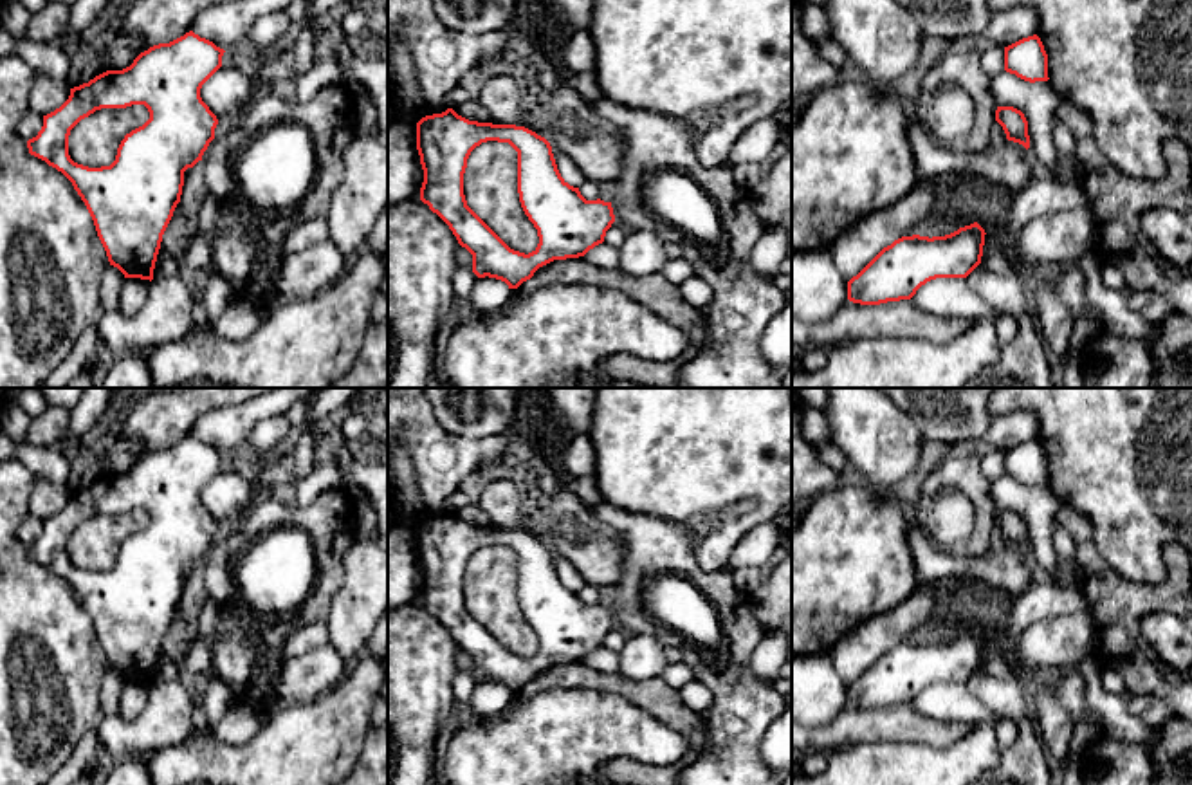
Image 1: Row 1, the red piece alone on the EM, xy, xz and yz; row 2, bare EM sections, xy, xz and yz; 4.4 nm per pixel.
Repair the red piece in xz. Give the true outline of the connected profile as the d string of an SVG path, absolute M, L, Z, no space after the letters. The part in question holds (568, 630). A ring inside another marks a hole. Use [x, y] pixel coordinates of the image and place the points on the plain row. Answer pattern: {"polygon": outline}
{"polygon": "M447 513L417 527L417 554L424 574L420 605L472 659L478 682L496 682L518 693L554 664L584 660L604 646L615 626L611 606L586 605L561 581L550 547L525 531L469 525ZM487 545L509 547L518 556L519 606L539 641L528 659L510 653L467 610L467 563Z"}

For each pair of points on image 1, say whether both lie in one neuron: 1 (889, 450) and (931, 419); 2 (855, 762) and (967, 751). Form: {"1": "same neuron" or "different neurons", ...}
{"1": "different neurons", "2": "same neuron"}

